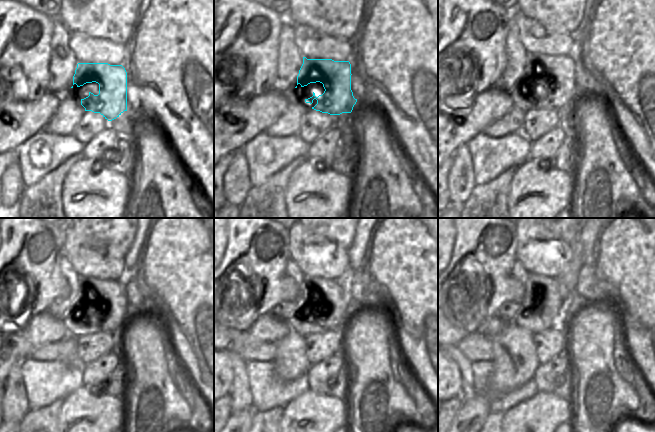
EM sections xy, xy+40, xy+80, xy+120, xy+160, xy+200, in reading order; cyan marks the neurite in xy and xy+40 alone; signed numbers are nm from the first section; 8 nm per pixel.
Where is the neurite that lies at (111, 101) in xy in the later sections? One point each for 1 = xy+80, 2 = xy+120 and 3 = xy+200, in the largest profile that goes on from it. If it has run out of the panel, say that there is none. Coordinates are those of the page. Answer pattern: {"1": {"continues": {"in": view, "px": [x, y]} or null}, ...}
{"1": {"continues": {"in": "xy+80", "px": [560, 69]}}, "2": {"continues": {"in": "xy+120", "px": [113, 292]}}, "3": {"continues": {"in": "xy+200", "px": [537, 286]}}}

